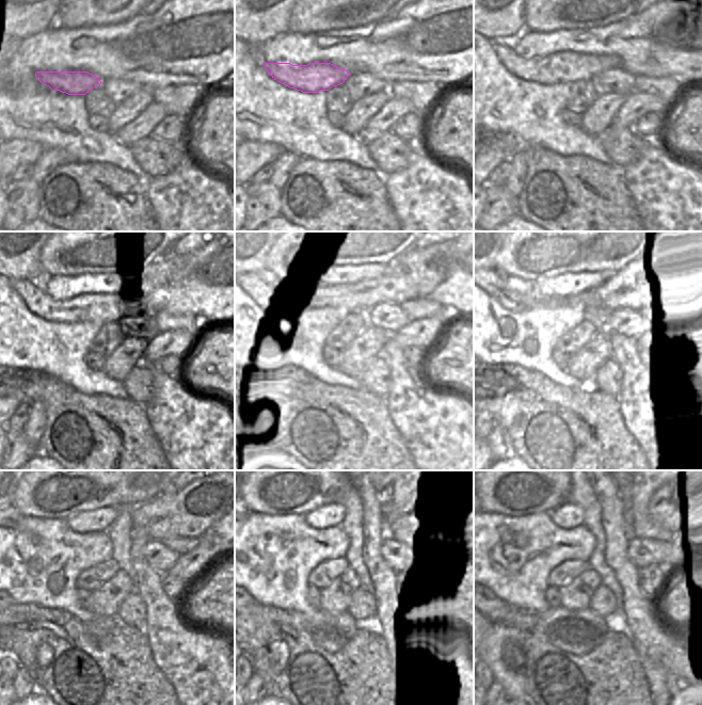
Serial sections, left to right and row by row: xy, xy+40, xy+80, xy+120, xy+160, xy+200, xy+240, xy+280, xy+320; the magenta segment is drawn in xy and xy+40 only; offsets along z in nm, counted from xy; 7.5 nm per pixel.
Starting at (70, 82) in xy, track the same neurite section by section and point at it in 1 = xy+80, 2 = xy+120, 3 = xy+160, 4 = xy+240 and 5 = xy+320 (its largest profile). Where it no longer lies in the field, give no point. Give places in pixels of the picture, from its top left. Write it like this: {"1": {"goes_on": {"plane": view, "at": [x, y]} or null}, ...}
{"1": {"goes_on": {"plane": "xy+80", "at": [571, 67]}}, "2": {"goes_on": {"plane": "xy+120", "at": [96, 307]}}, "3": {"goes_on": {"plane": "xy+160", "at": [415, 274]}}, "4": {"goes_on": {"plane": "xy+240", "at": [194, 510]}}, "5": {"goes_on": {"plane": "xy+320", "at": [677, 506]}}}

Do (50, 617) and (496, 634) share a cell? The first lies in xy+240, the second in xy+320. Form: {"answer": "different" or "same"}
{"answer": "different"}

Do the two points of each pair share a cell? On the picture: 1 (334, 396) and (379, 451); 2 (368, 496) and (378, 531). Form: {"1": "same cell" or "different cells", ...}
{"1": "same cell", "2": "same cell"}

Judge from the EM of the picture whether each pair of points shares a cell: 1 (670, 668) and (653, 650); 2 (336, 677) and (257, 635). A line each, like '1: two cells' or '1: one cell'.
1: one cell
2: one cell

